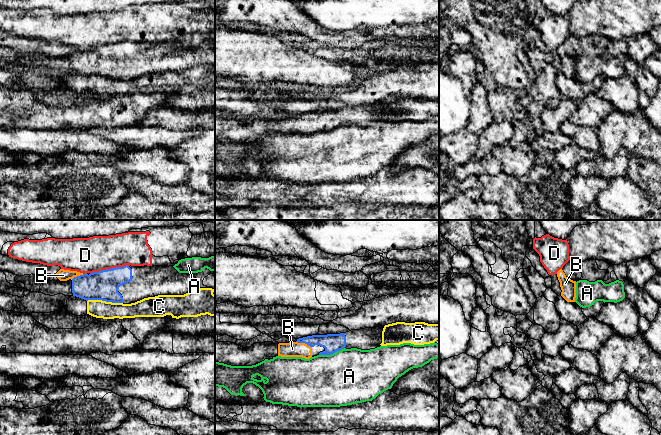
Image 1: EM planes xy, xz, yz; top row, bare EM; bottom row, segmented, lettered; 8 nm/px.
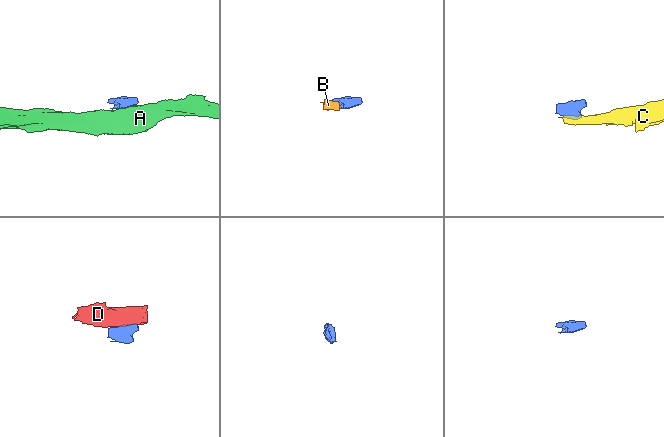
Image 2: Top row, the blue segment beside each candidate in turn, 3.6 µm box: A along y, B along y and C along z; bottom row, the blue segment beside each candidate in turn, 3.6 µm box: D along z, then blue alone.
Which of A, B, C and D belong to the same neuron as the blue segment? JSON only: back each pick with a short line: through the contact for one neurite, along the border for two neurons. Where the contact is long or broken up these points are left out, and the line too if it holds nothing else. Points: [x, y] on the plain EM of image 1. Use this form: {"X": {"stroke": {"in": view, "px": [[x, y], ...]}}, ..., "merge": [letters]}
{"B": {"stroke": {"in": "xz", "px": [[332, 119], [328, 117], [304, 118], [297, 125], [292, 125]]}}, "merge": ["B"]}

